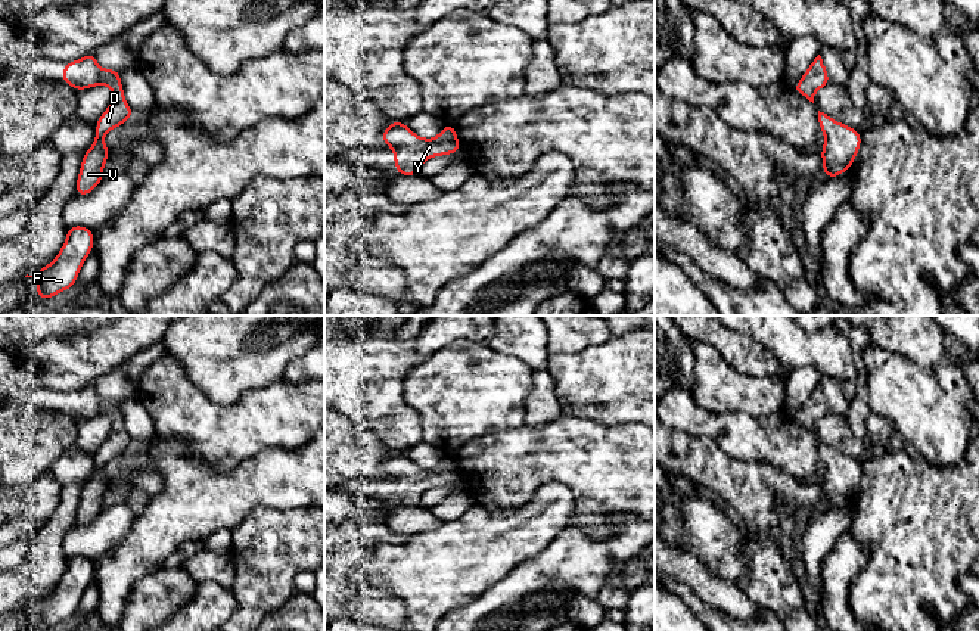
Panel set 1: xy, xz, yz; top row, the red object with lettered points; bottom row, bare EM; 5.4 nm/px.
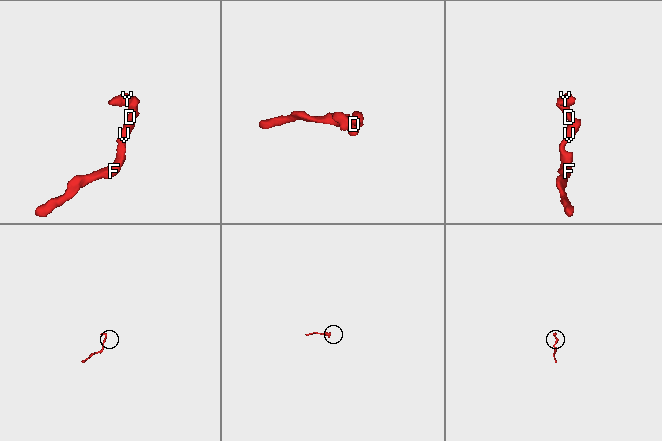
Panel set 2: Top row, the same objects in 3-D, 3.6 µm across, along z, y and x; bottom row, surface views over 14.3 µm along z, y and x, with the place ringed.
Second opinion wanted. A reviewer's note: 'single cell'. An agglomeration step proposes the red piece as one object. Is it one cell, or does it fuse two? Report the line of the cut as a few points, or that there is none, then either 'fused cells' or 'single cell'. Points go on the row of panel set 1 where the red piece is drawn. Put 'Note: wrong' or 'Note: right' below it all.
no cut; single cell
Note: right

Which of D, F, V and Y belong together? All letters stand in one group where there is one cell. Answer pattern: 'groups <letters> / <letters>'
groups D F V Y

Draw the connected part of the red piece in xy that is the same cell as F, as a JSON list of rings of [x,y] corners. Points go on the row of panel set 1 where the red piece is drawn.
[[[84,226],[68,227],[66,242],[56,258],[35,274],[25,276],[37,280],[37,296],[49,301],[55,295],[69,290],[77,283],[80,268],[93,251],[93,246],[94,236],[90,229]]]

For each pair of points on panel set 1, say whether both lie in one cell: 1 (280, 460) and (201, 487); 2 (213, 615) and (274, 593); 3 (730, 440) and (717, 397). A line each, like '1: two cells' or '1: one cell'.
1: one cell
2: two cells
3: two cells

